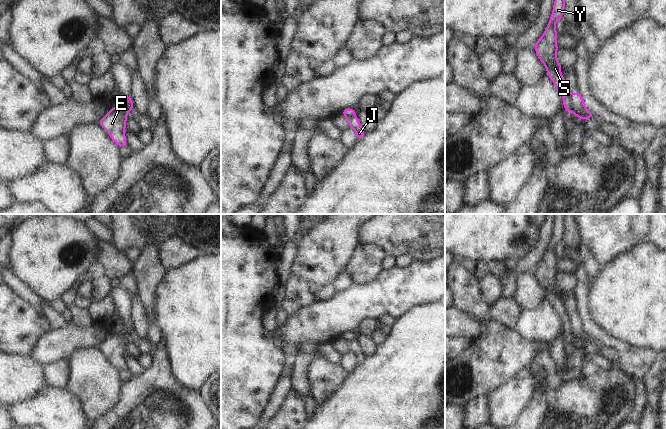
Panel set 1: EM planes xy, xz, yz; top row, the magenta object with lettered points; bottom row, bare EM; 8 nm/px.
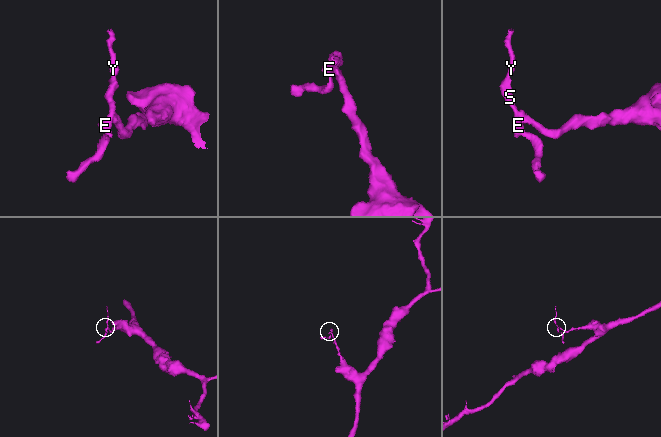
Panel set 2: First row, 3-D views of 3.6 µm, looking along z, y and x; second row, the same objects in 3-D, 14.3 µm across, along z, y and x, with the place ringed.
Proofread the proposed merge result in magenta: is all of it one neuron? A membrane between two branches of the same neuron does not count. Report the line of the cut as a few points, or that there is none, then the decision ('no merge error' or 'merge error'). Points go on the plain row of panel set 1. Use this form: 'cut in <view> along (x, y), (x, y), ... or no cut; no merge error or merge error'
cut in yz along (571, 319), (571, 333), (573, 335); merge error

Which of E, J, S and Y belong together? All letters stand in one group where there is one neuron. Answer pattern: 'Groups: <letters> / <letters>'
Groups: E S Y / J

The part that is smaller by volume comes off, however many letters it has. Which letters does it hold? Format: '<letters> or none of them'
E, S, Y

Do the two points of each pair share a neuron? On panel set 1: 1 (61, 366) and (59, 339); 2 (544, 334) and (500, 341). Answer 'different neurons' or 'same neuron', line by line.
1: different neurons
2: different neurons

